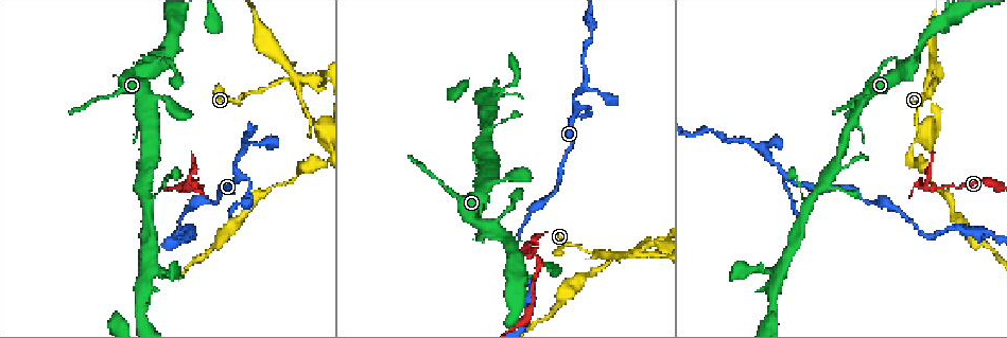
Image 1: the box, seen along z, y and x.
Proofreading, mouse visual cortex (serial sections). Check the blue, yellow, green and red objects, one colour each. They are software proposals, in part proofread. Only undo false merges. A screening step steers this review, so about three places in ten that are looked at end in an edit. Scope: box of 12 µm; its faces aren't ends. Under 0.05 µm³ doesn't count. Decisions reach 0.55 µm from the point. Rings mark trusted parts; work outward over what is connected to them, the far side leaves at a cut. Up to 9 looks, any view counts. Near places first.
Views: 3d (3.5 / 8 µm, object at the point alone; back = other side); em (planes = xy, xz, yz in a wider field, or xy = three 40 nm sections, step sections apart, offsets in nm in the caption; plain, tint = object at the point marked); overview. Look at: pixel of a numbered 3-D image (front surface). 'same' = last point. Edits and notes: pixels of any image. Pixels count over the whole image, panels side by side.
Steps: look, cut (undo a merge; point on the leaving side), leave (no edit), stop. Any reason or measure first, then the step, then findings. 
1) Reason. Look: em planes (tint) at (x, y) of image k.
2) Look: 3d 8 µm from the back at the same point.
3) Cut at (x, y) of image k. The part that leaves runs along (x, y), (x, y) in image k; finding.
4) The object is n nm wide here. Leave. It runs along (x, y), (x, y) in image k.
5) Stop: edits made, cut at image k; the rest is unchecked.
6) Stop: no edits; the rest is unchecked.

Four arms meet. Look: 3d 3.5 µm at (295, 81) of image 1.

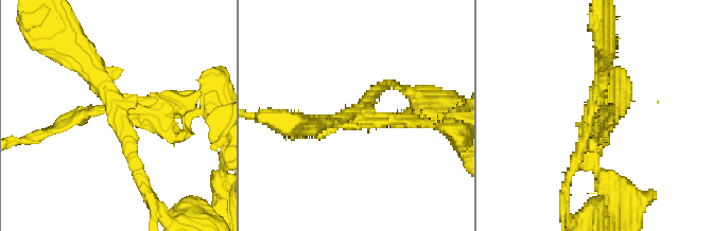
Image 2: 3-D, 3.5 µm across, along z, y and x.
Look: em xy step 1 (tint) at (117, 110) of image 2.

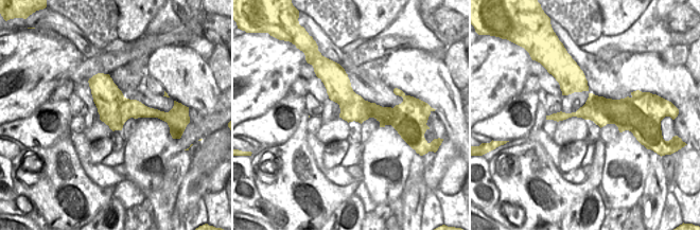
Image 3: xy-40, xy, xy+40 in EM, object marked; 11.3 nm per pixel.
The object is 300 nm wide here. Leave. It runs along (322, 77), (360, 110), (397, 119) in image 3; all the same cell.

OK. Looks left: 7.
Abrupt turn. Look: 3d 3.5 µm at (930, 191) of image 1.

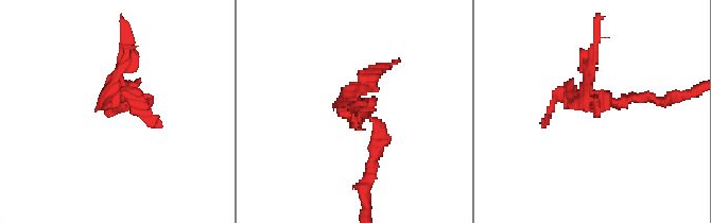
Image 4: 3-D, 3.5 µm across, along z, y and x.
Now the EM. Look: em xy step 1 (tint) at (353, 109) of image 4.

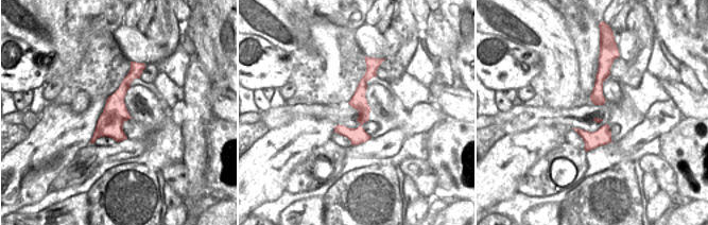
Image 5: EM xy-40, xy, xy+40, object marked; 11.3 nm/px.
Cut at (590, 67) of image 4. The part that leaves runs along (600, 102), (584, 96), (597, 24) in image 4; two cells meet here.

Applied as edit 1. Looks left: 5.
See it whole again. Look: overview.

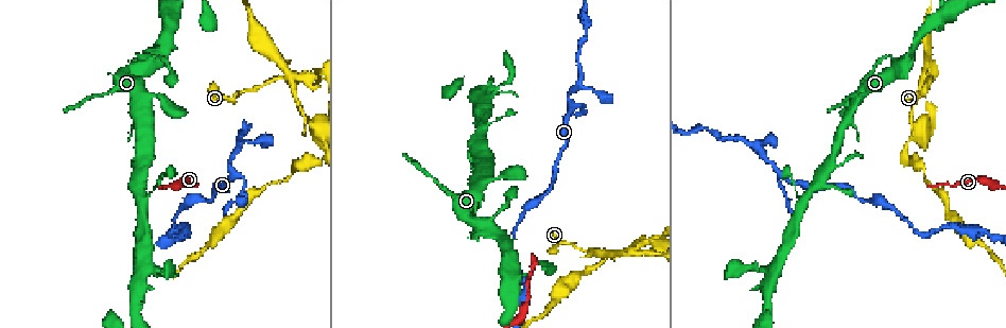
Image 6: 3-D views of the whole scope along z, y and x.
Sudden change in width. Look: 3d 8 µm at (638, 248) of image 6.

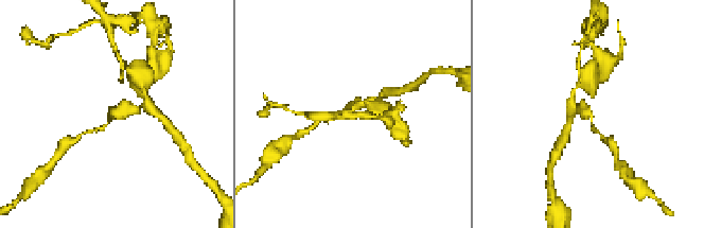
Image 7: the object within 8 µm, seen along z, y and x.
The arms are 100, 150 nm wide. Look: em xy step 2 (tint) at (590, 116) of image 7.

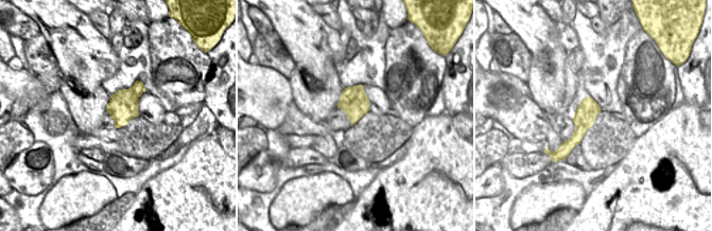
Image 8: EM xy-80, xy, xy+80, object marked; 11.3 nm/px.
Cut at (594, 130) of image 7. A border runs along (587, 128), (579, 125), (575, 129) in image 8; two cells meet here.

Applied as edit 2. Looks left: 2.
Sharp bend. Look: 3d 3.5 µm at (778, 177) of image 6.

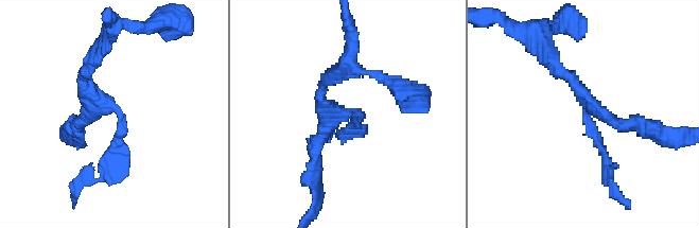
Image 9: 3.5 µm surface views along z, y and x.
Shape alone is not enough. Look: em xy step 1 (tint) at (585, 112) of image 9.

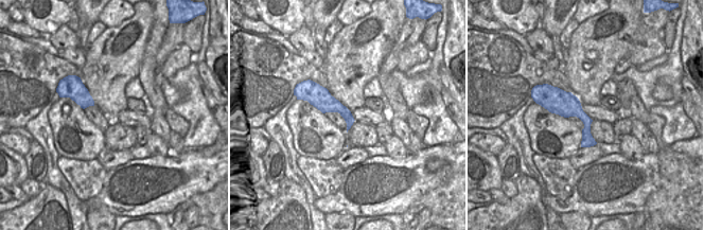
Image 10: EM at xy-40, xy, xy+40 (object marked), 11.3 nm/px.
Leave. It runs along (79, 125), (99, 105), (121, 115), (99, 171) in image 9; continuous, no second cell.

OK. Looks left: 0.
Stop: edits made, cut at image 4, cut at image 7; the rest is unchecked.

